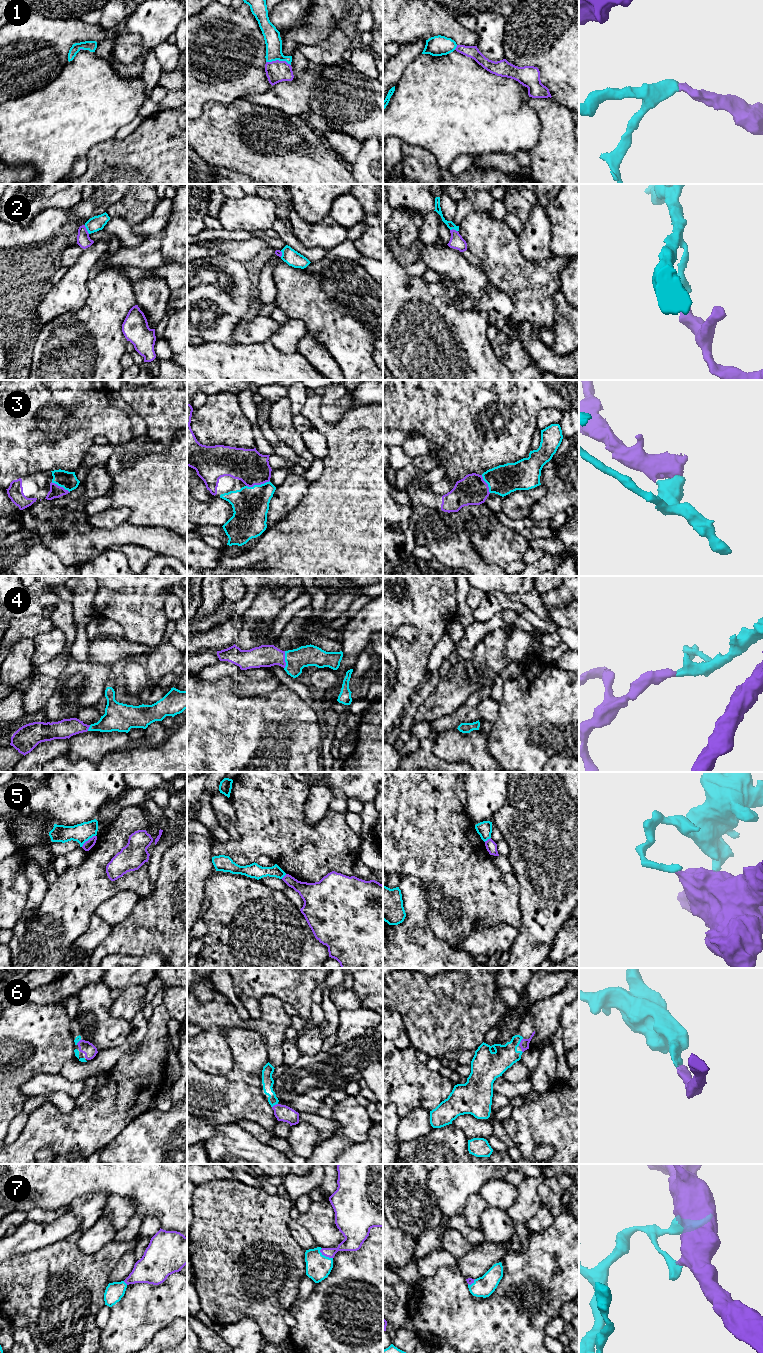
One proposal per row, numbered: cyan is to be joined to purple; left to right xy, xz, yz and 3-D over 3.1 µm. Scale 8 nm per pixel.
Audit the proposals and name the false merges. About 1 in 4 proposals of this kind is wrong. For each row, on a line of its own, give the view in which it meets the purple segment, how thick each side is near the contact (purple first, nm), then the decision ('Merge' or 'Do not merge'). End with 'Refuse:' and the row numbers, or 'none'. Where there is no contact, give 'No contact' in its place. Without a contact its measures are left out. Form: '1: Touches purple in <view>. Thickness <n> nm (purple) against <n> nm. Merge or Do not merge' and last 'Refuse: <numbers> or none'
1: Touches purple in xz. Thickness 180 nm (purple) against 130 nm. Merge
2: Touches purple in xy. Thickness 110 nm (purple) against 120 nm. Do not merge
3: Touches purple in xz. Thickness 280 nm (purple) against 300 nm. Merge
4: Touches purple in xz. Thickness 180 nm (purple) against 170 nm. Merge
5: Touches purple in xy. Thickness 70 nm (purple) against 150 nm. Do not merge
6: Touches purple in yz. Thickness 80 nm (purple) against 180 nm. Merge
7: Touches purple in xz. Thickness 150 nm (purple) against 200 nm. Merge
Refuse: 2, 5

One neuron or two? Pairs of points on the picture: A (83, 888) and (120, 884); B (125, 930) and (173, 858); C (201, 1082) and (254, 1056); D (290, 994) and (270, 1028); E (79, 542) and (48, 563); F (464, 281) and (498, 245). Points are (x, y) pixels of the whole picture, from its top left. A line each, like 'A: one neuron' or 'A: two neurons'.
A: one neuron
B: one neuron
C: one neuron
D: two neurons
E: two neurons
F: two neurons

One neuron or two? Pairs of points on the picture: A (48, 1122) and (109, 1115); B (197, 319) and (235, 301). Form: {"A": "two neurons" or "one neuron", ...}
{"A": "one neuron", "B": "one neuron"}

